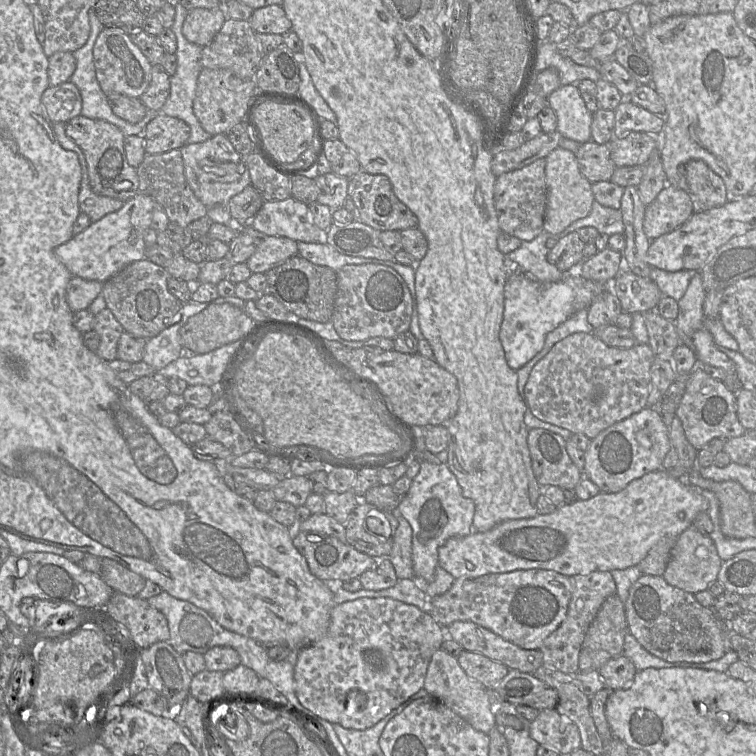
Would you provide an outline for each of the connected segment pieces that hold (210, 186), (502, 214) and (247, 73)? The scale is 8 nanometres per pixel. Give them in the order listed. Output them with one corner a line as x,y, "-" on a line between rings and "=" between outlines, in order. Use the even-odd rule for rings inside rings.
225,134
215,135
205,142
186,144
180,150
187,183
206,207
228,207
230,199
251,184
245,156
235,150
=
539,158
520,169
503,173
494,185
494,204
502,233
531,241
544,231
547,205
546,158
=
227,18
213,41
203,47
201,65
202,69
226,69
243,80
253,80
263,55
250,21

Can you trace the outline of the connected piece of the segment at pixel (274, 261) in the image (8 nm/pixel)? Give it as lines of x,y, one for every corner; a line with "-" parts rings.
252,226
239,227
254,241
255,252
246,261
252,273
266,273
271,268
298,254
297,242
288,237
268,236

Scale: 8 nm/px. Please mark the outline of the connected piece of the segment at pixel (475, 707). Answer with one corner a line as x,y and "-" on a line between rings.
442,647
431,658
423,688
428,695
442,701
476,730
489,733
496,726
495,710
486,694
486,687
470,678
460,666
458,658

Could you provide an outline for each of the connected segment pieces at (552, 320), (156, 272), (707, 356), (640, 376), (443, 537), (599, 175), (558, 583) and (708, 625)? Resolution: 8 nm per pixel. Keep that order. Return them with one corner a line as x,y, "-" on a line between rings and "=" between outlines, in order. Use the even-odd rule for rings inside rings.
511,267
511,274
504,286
504,313
499,338
508,366
518,370
539,353
548,333
569,317
590,304
611,284
597,283
583,278
579,273
567,273
558,282
542,284
529,274
=
148,259
135,261
104,283
102,295
124,331
150,339
177,323
183,303
168,289
168,271
=
707,329
697,330
692,334
691,340
698,364
718,367
727,373
736,372
736,365
733,360
717,348
712,334
=
594,333
571,334
557,342
533,367
524,388
524,402
539,420
569,430
572,434
584,434
592,440
603,430
648,406
654,358
649,344
619,348
606,345
=
420,460
419,473
412,479
409,491
401,497
398,512
412,527
412,563
414,577
420,583
434,579
438,566
438,549
449,538
467,536
473,531
475,504
462,494
456,476
447,464
=
593,140
582,143
575,153
582,175
591,183
609,181
616,169
610,157
608,144
598,144
=
530,569
490,573
479,577
460,577
442,595
430,599
430,614
443,628
455,621
470,621
487,628
505,640
528,650
540,649
543,641
563,622
572,597
570,577
553,570
=
641,575
624,603
628,631
653,655
668,662
705,663
718,660
730,650
730,622
722,621
712,608
702,606
694,594
669,585
663,576

